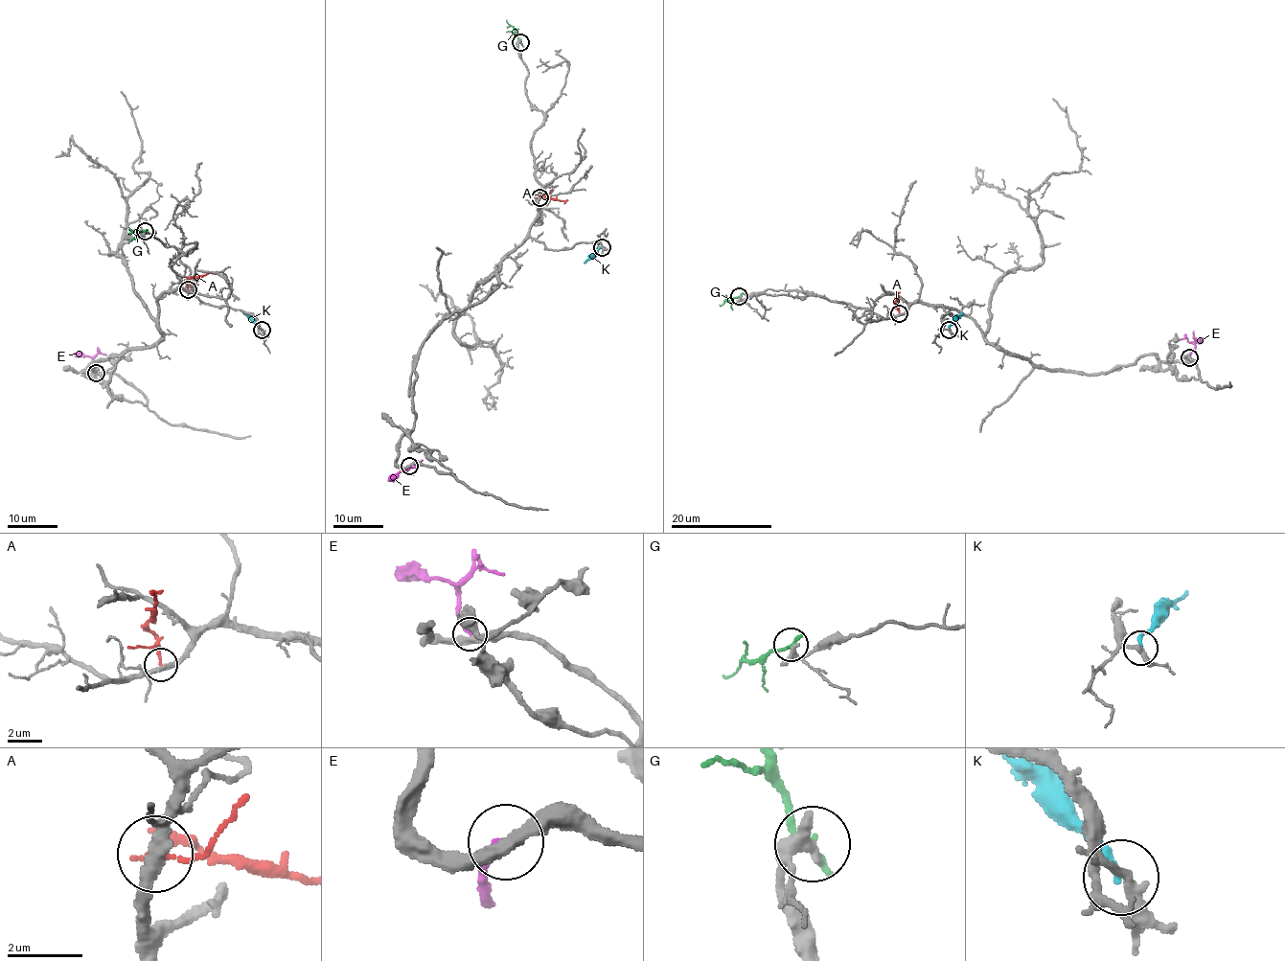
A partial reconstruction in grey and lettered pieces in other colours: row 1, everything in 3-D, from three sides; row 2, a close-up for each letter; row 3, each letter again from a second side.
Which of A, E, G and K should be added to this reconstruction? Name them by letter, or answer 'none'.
none

